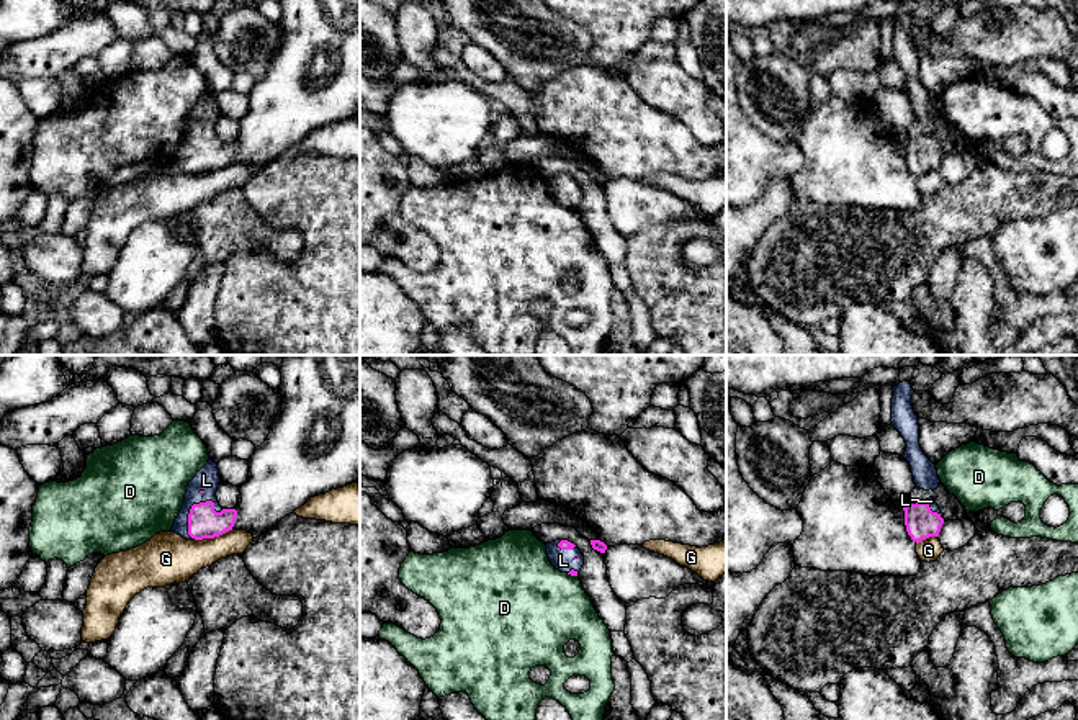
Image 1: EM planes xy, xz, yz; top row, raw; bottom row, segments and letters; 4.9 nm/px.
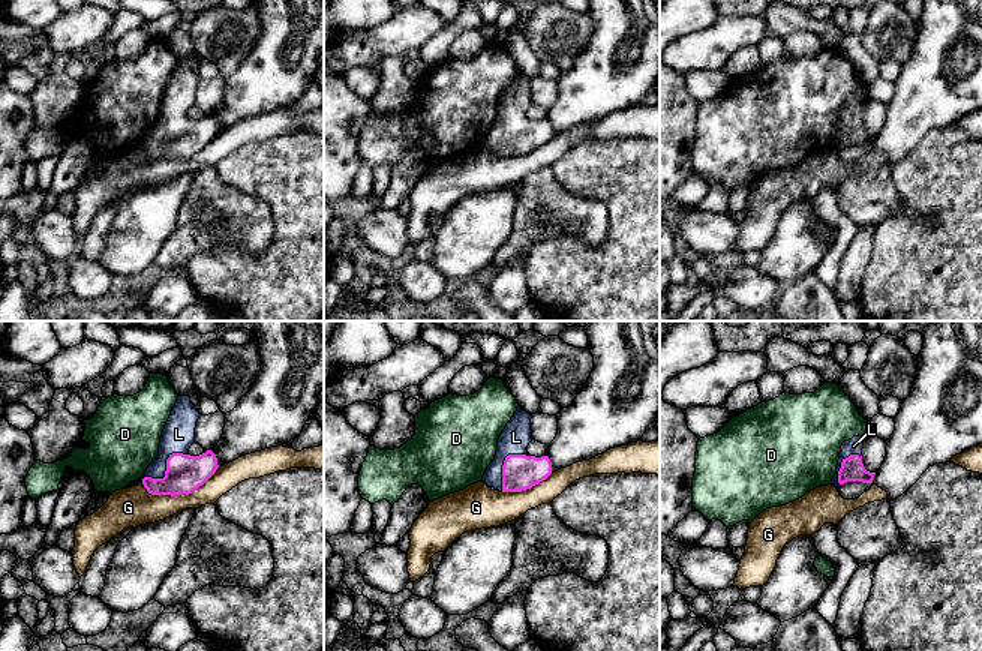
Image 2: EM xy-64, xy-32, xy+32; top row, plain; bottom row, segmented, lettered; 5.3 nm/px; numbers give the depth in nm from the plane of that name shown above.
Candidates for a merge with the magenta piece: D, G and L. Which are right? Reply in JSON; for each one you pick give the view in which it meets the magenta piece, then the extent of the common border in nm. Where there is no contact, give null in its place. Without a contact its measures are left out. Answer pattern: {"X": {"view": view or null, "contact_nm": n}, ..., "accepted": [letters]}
{"L": {"view": "xy", "contact_nm": 220}, "accepted": ["L"]}

